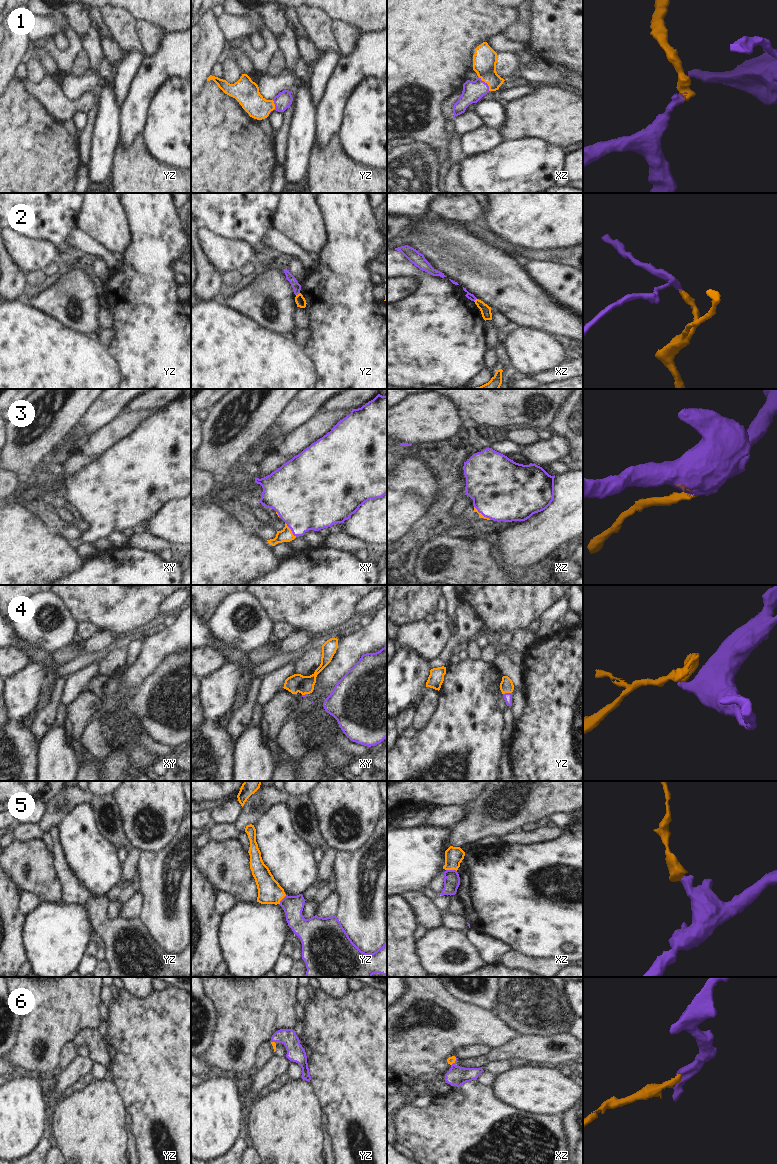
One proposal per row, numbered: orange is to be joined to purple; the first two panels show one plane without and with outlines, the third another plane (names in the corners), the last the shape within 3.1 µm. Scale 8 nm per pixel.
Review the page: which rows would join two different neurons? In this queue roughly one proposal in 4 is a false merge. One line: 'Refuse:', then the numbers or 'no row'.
Refuse: 2, 5

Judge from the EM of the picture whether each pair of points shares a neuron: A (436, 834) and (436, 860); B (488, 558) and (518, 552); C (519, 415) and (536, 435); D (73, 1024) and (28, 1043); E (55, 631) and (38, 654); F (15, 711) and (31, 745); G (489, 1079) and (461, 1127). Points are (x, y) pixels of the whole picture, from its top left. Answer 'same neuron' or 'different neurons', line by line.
A: same neuron
B: different neurons
C: different neurons
D: same neuron
E: different neurons
F: same neuron
G: different neurons

